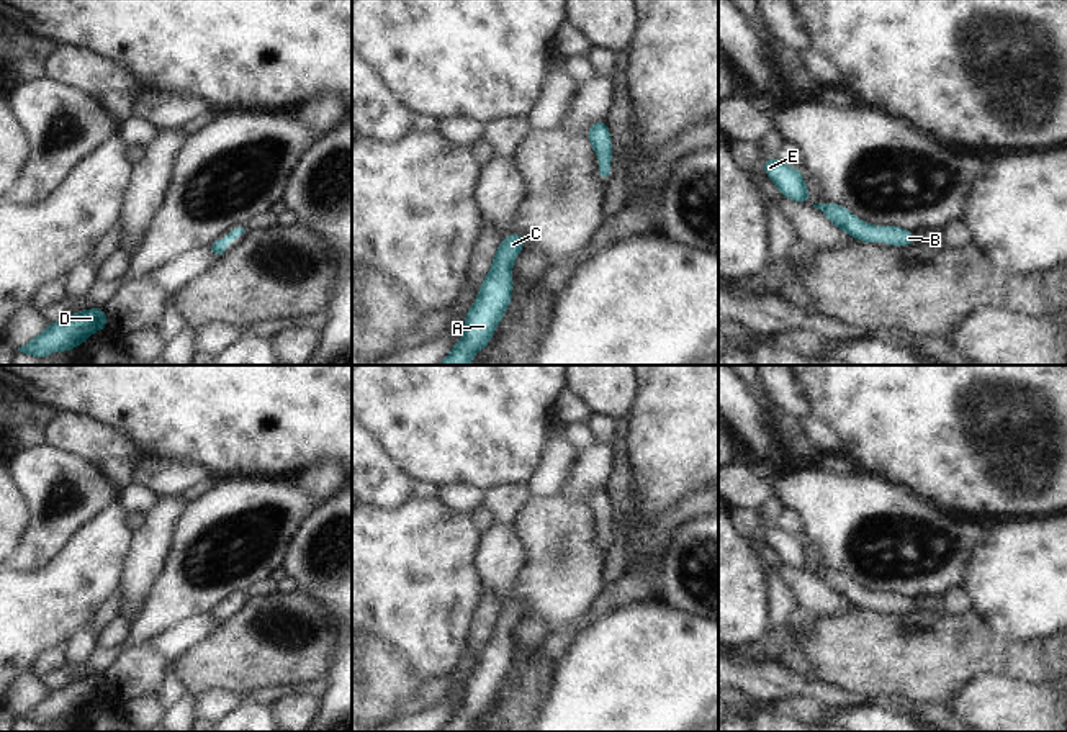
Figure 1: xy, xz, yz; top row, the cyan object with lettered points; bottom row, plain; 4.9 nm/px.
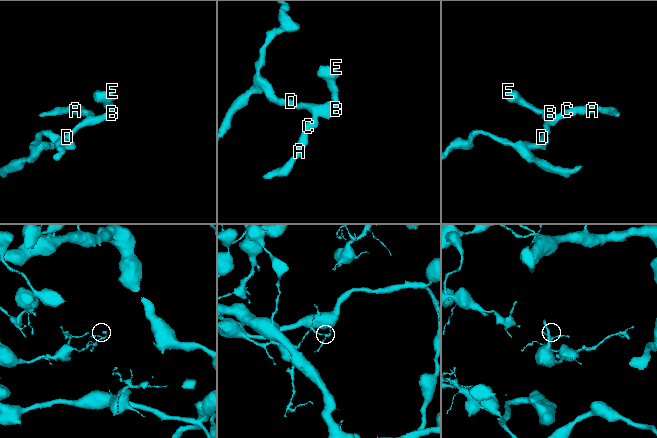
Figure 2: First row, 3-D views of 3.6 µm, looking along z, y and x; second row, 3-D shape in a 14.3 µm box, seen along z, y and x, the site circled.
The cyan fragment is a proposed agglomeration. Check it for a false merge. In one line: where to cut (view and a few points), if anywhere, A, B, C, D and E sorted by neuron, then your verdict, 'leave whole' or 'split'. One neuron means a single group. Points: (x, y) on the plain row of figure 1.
no cut | A B C D E | leave whole

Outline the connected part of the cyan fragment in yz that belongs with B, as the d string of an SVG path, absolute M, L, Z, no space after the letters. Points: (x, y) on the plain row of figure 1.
M818 570L813 572L813 575L823 578L833 591L836 591L840 596L846 598L858 608L876 609L882 606L885 611L890 612L908 612L916 608L916 604L908 596L900 596L895 593L879 594L869 590L862 590L856 583L853 583L846 575L836 570Z

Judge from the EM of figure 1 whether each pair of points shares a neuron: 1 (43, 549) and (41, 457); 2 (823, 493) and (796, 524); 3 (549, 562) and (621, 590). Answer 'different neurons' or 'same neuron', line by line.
1: same neuron
2: different neurons
3: different neurons

